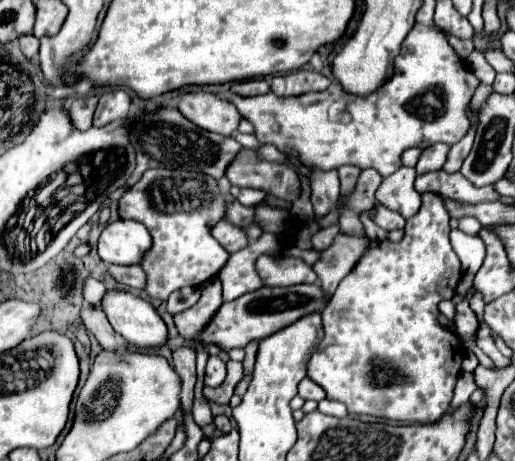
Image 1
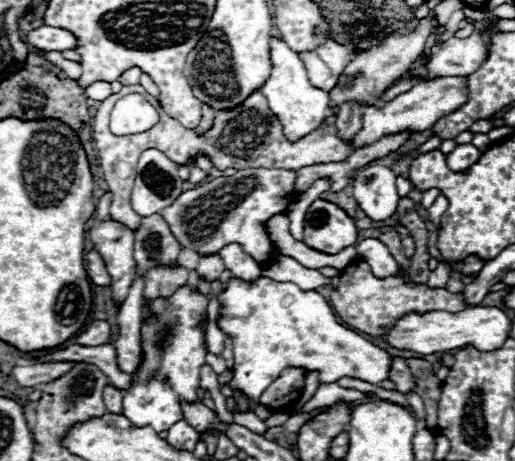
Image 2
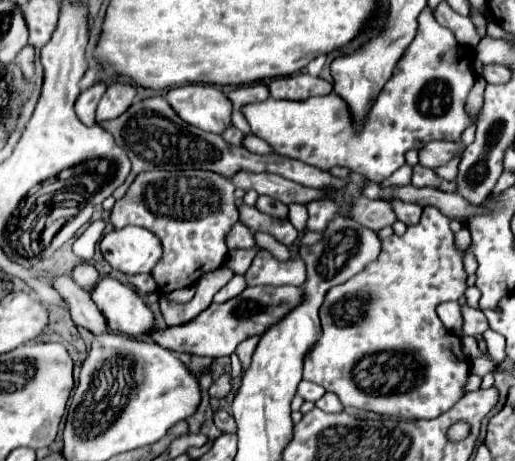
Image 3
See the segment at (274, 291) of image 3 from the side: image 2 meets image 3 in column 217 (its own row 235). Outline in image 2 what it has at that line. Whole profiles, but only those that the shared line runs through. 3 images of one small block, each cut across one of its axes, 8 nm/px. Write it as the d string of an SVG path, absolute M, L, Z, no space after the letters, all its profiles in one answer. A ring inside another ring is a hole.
M316 200L306 214L304 242L320 252L336 254L346 246L352 246L358 238L354 220L336 204L328 200Z

